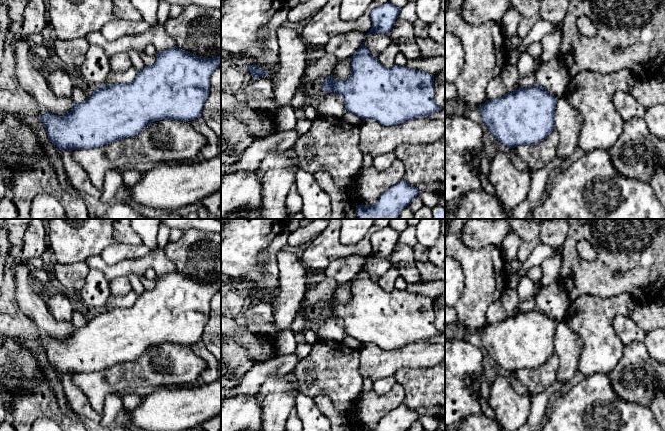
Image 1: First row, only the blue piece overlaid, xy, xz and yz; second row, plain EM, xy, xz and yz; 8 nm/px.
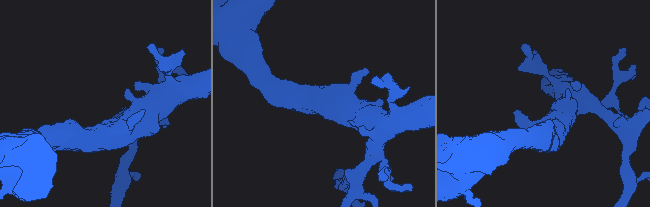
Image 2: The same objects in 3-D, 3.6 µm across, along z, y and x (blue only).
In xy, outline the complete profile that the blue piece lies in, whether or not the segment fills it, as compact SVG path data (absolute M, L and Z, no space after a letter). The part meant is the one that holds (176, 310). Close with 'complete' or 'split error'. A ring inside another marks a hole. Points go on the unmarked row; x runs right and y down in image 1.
M175 270L157 276L156 286L138 295L131 307L100 310L86 325L73 326L67 338L57 340L46 335L44 339L39 338L39 344L60 375L92 373L134 361L155 345L192 345L201 340L210 317L210 301L220 289L221 280L198 281Z; complete

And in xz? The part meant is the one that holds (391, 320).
M365 263L361 271L351 280L351 301L346 304L336 304L329 300L324 303L322 315L340 318L345 327L346 335L361 343L370 342L383 350L394 350L419 341L427 341L441 334L434 323L434 299L410 293L407 290L394 289L390 292L383 290L378 282L374 282L367 273Z; complete

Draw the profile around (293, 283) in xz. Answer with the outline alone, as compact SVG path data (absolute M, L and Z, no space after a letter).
M278 253L279 288L269 298L278 333L290 330L309 288L307 269L300 257Z

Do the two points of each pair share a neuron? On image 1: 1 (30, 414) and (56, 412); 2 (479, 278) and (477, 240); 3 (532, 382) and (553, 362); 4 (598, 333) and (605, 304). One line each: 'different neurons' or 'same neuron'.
1: same neuron
2: different neurons
3: same neuron
4: same neuron

